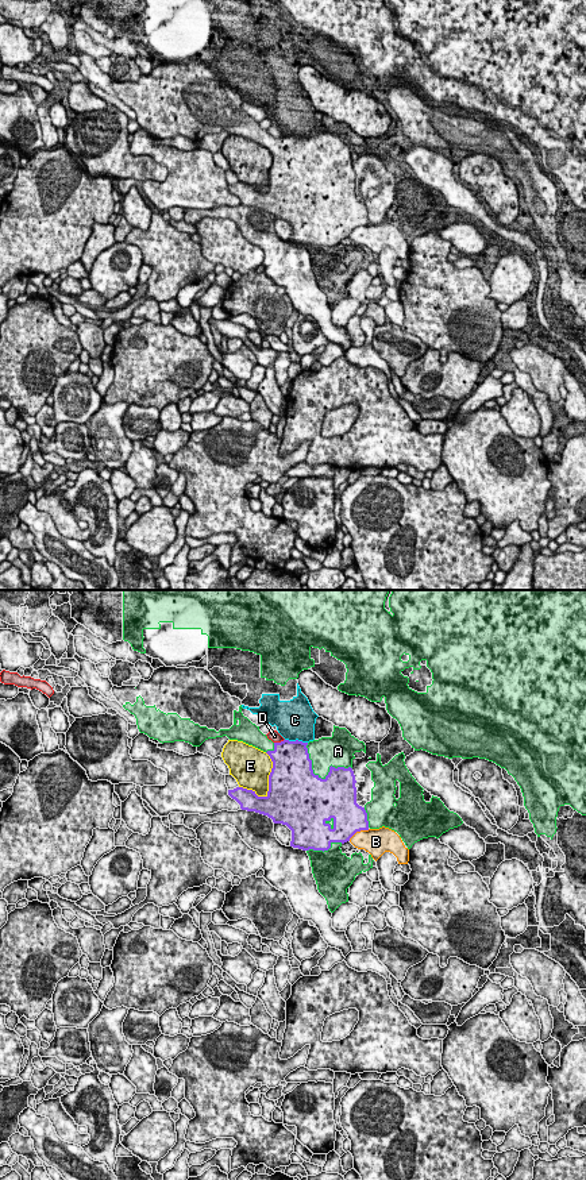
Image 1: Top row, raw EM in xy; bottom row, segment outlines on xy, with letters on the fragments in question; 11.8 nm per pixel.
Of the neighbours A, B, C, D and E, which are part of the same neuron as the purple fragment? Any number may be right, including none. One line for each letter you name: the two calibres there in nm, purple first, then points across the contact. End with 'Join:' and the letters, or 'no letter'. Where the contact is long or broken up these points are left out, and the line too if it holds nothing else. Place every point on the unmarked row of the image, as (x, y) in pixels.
Join: no letter

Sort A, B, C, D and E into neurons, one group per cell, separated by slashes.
A / B / C / D / E

